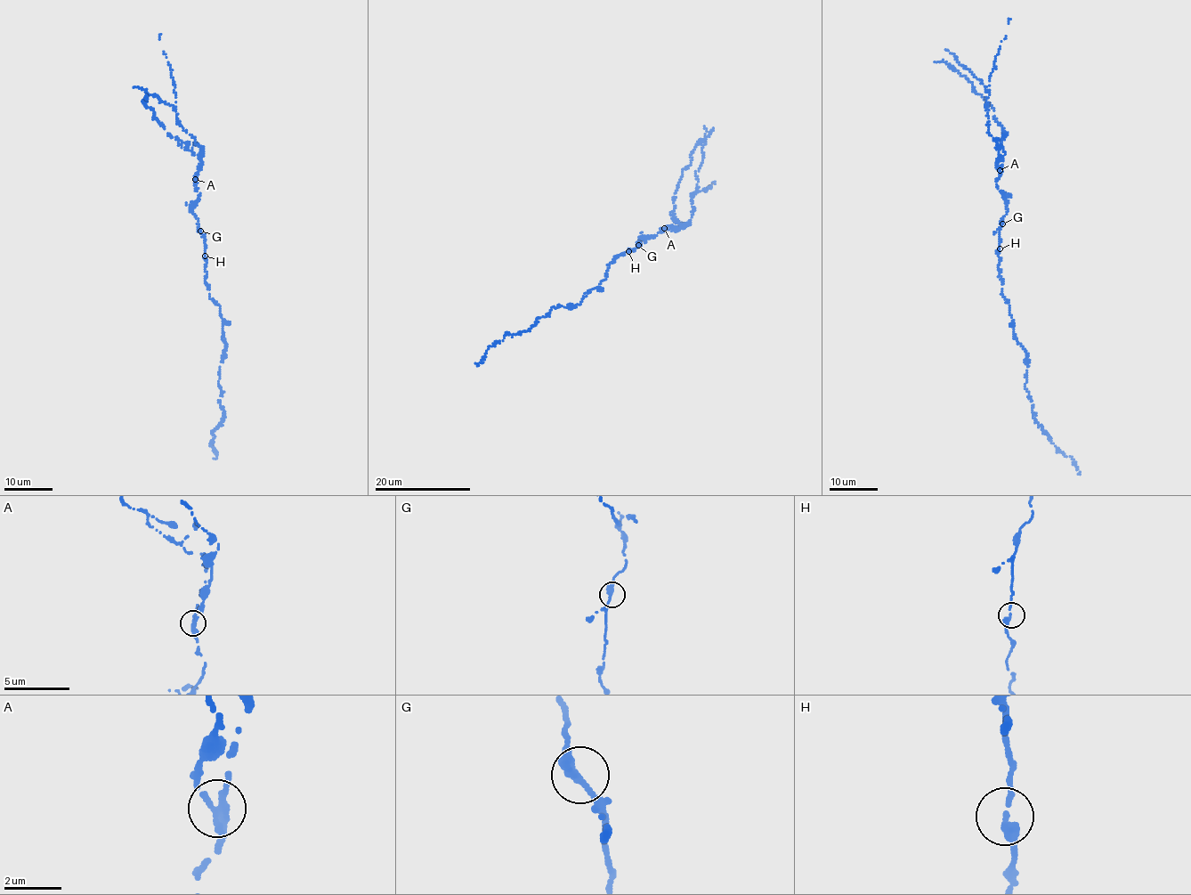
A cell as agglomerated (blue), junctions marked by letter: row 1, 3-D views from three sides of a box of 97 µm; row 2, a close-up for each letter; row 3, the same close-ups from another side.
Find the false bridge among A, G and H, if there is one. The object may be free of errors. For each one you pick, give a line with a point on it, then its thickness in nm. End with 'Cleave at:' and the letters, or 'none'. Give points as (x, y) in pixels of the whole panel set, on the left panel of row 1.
A: at (195, 179); 260 nm thick
Cleave at: A

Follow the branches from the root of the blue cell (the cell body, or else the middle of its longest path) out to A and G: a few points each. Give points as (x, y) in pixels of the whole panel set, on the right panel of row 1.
A: (1000, 249), (1002, 218), (1008, 211), (1006, 198), (996, 185), (1000, 169)
G: (1000, 249), (1002, 223)

